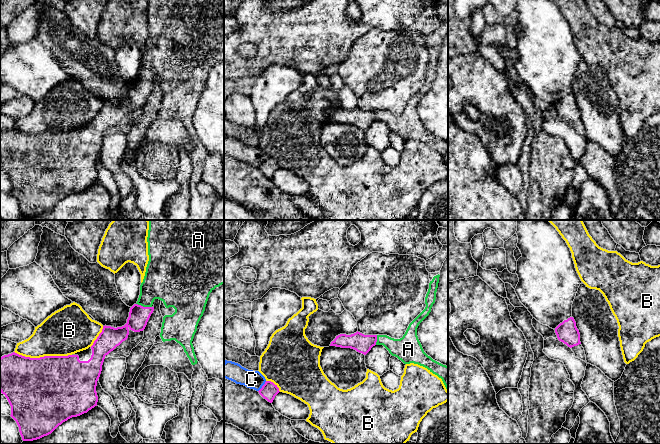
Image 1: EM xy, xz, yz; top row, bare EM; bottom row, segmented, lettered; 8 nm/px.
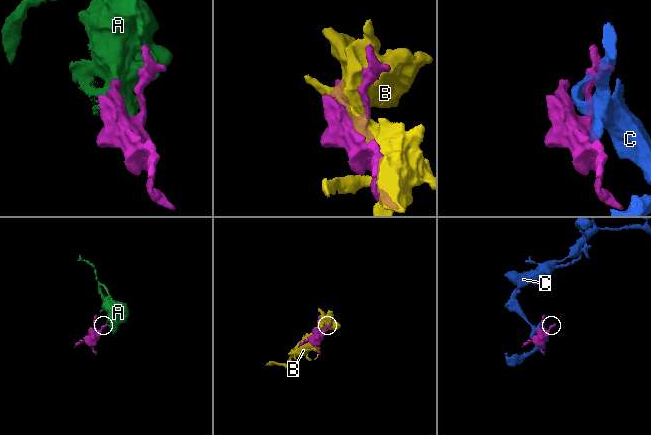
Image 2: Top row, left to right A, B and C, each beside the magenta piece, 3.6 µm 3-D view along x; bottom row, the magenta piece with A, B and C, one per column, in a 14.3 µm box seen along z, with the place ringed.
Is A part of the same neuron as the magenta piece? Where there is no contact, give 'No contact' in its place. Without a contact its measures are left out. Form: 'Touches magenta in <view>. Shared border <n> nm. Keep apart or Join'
Touches magenta in xy. Shared border 130 nm. Join

